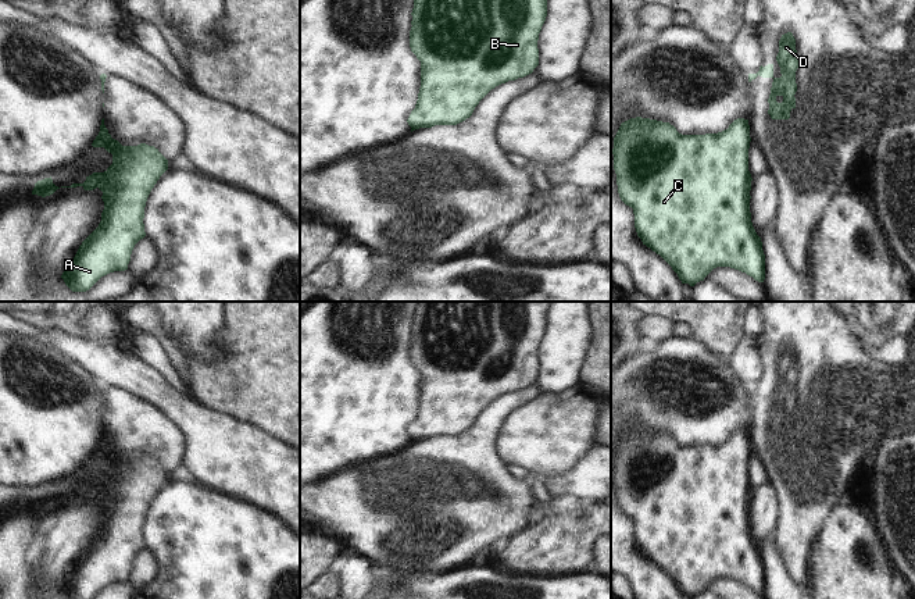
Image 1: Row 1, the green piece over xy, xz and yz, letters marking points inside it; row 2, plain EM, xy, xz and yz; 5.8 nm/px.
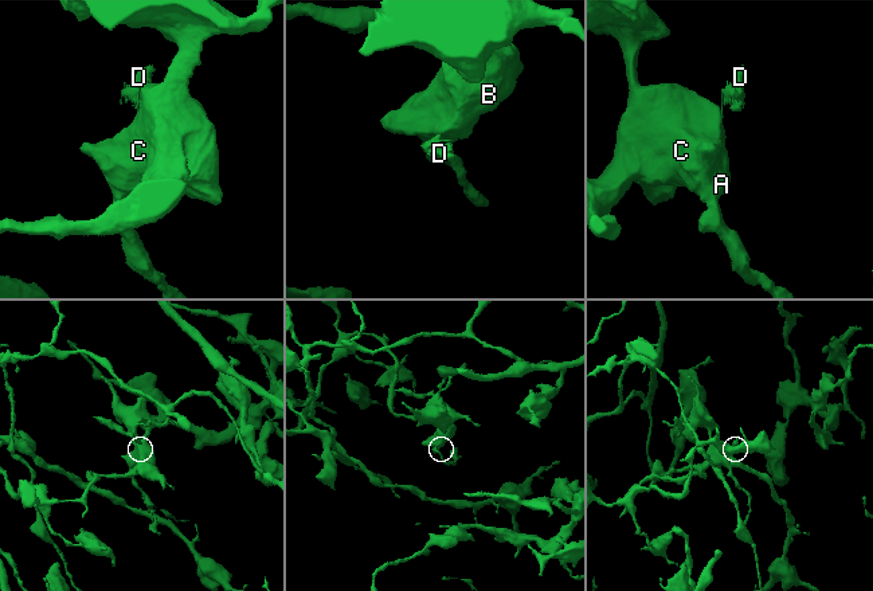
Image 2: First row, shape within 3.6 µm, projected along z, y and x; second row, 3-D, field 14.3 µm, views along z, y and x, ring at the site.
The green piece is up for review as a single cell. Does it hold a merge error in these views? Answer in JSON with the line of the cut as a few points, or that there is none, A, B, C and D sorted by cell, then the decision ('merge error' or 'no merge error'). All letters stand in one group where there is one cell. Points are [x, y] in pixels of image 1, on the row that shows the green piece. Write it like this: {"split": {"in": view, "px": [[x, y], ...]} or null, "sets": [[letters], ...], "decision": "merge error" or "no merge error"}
{"split": {"in": "xy", "px": [[106, 128], [100, 131]]}, "sets": [["A", "B", "C"], ["D"]], "decision": "merge error"}

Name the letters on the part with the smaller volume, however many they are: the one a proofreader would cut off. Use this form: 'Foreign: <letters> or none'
Foreign: D

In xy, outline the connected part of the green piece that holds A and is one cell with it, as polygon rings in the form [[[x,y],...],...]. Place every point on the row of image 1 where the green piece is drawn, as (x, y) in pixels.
[[[108,129],[100,131],[92,143],[93,147],[104,147],[112,154],[112,164],[104,172],[93,172],[86,177],[83,183],[72,183],[71,186],[61,188],[76,188],[82,186],[85,190],[93,190],[99,188],[103,192],[104,210],[101,213],[101,221],[99,227],[82,242],[74,260],[64,270],[61,278],[72,292],[89,290],[101,277],[114,272],[128,270],[131,254],[135,245],[146,236],[144,232],[144,207],[147,197],[160,179],[160,177],[168,170],[168,160],[156,149],[146,143],[137,146],[122,146],[118,140],[112,139]]]

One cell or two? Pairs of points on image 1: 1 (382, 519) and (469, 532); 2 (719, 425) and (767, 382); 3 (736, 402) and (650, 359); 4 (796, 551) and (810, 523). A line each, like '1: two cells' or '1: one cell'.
1: one cell
2: two cells
3: one cell
4: one cell

